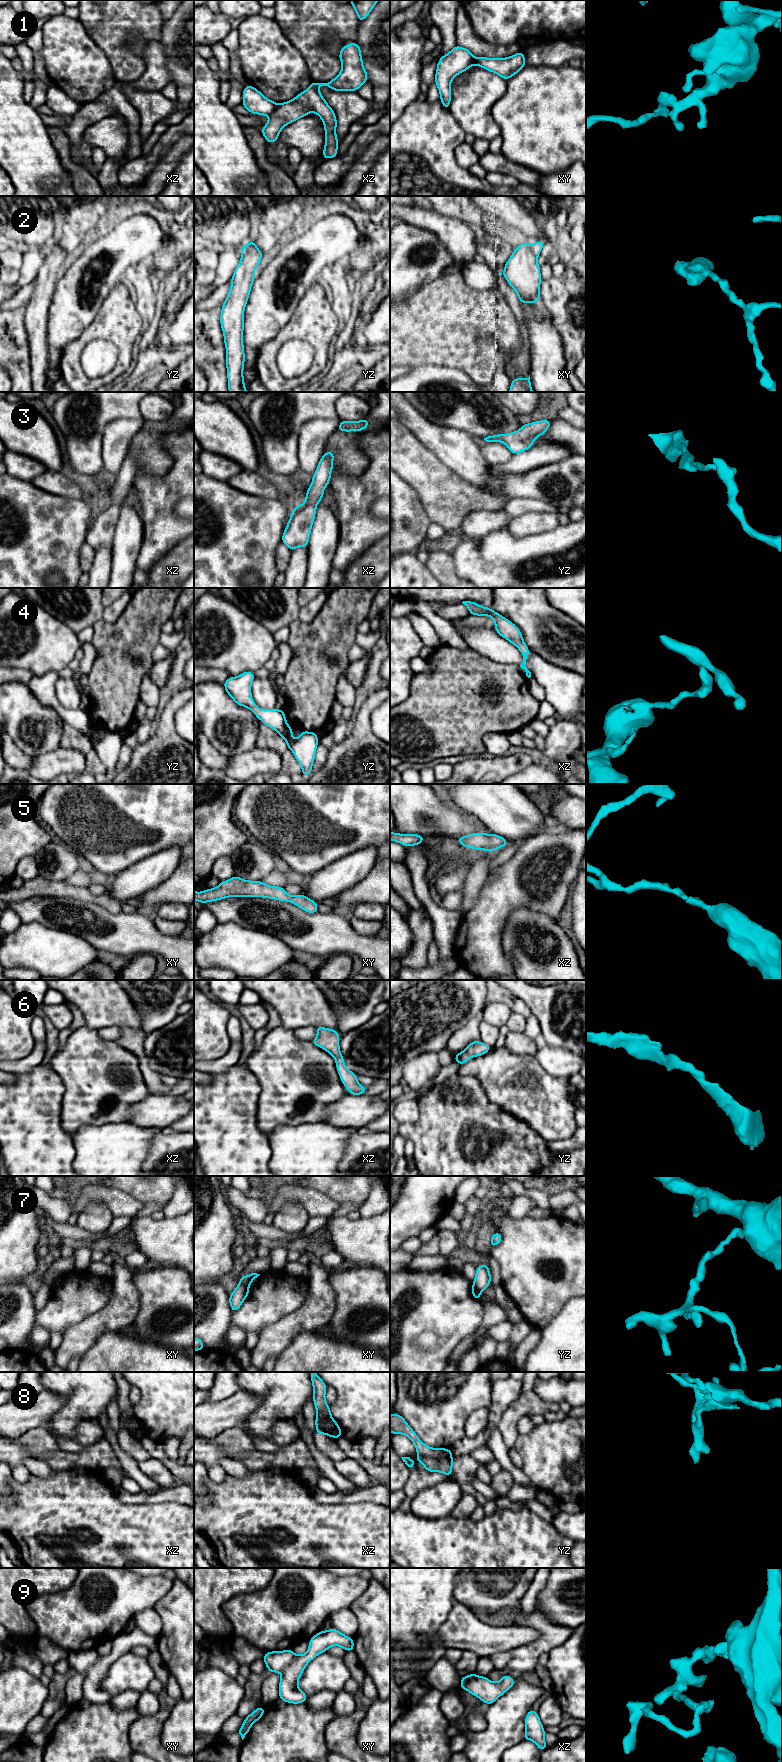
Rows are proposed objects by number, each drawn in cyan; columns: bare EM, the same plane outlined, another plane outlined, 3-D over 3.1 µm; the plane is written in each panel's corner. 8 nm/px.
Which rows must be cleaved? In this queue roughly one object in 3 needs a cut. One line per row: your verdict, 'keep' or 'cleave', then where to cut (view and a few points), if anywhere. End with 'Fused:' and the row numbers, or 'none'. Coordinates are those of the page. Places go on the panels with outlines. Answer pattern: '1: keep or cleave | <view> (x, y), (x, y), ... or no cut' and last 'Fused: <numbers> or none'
1: cleave | xz (278, 104), (276, 109), (269, 115)
2: cleave | xy (532, 244), (532, 252), (537, 256)
3: keep | no cut
4: keep | no cut
5: keep | no cut
6: keep | no cut
7: cleave | yz (473, 1284), (480, 1292)
8: cleave | yz (418, 1453), (435, 1458), (451, 1457)
9: keep | no cut
Fused: 1, 2, 7, 8

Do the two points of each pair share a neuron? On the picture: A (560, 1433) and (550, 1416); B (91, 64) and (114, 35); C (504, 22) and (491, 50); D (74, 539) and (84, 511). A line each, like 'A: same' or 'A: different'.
A: different
B: different
C: different
D: same

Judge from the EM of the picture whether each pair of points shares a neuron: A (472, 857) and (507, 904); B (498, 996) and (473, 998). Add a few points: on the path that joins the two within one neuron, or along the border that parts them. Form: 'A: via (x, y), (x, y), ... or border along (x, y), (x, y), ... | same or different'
A: border along (471, 864), (460, 863), (448, 870) | different
B: border along (487, 990), (484, 1005) | different

